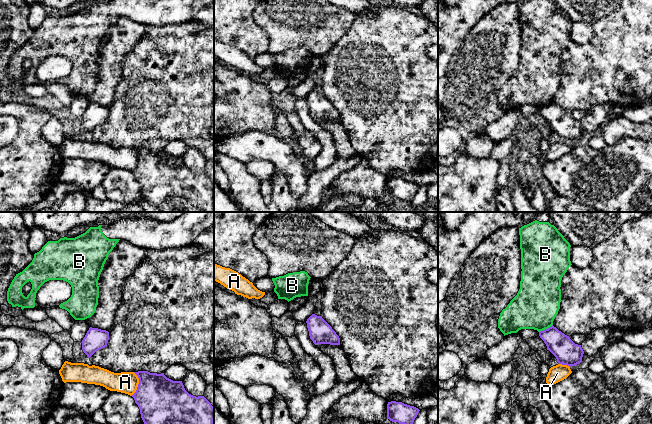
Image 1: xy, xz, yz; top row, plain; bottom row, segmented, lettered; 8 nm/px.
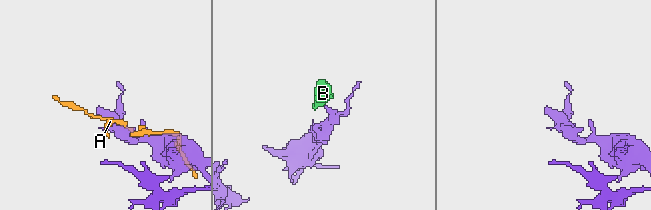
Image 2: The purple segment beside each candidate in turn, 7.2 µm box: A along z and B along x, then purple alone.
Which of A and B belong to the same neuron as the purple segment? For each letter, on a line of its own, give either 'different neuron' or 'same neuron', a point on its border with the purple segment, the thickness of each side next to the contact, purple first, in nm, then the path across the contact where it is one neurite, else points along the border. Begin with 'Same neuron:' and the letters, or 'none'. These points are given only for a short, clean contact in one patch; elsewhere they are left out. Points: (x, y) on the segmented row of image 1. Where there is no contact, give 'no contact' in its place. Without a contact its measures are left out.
Same neuron: none
A: different neuron | xy (138, 384) | 380/180 nm
B: different neuron | yz (545, 329) | 190/360 nm | along yz (552, 324), (539, 332)

